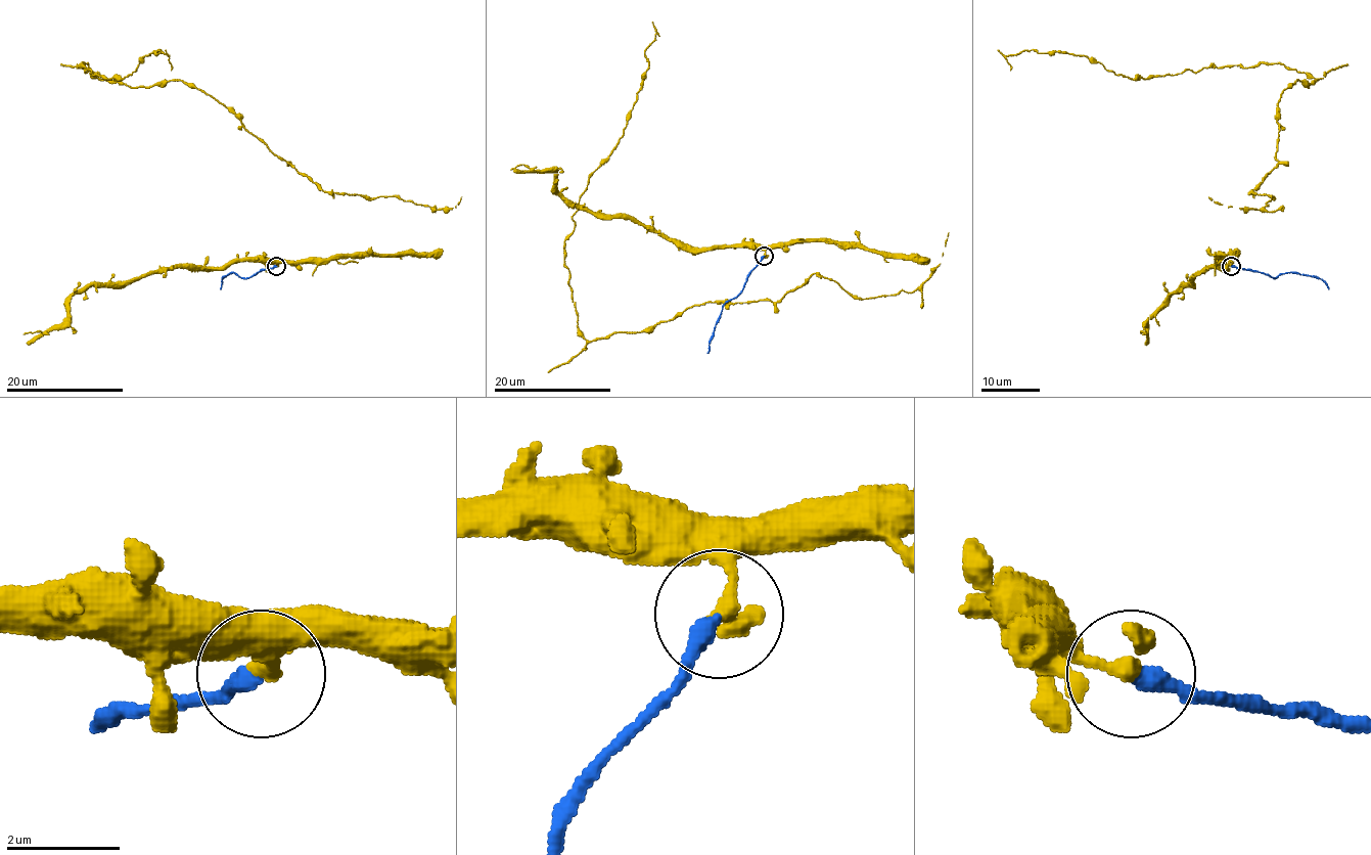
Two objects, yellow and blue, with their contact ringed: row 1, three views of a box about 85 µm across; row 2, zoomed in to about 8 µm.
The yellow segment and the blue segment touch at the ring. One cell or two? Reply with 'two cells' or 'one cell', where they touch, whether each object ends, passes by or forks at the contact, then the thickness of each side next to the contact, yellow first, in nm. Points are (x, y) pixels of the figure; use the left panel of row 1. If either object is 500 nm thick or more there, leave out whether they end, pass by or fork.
two cells; at (276, 266); yellow ends there; blue ends there; 400 nm thick on the yellow side, 320 nm on the other

